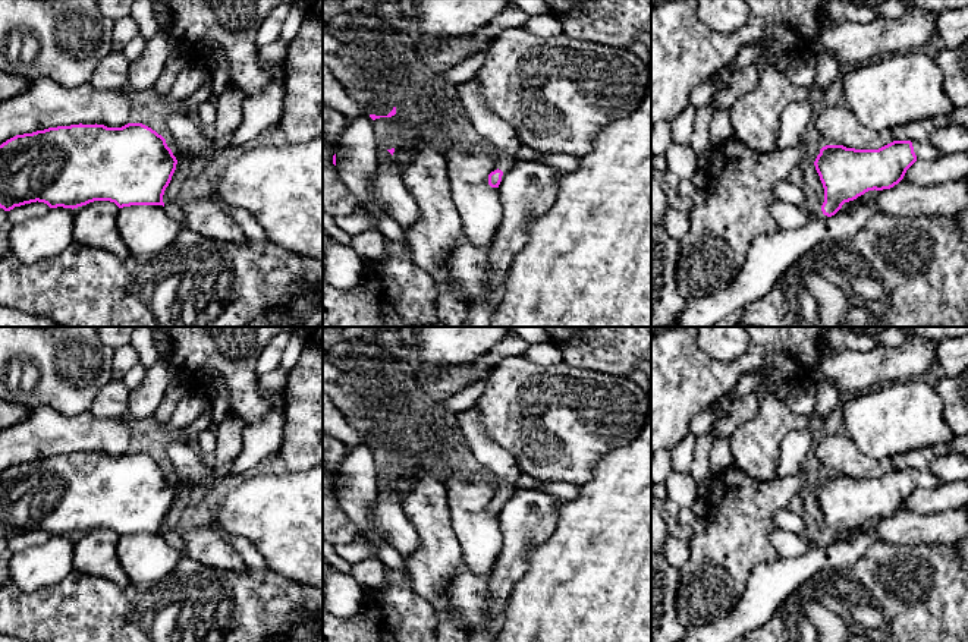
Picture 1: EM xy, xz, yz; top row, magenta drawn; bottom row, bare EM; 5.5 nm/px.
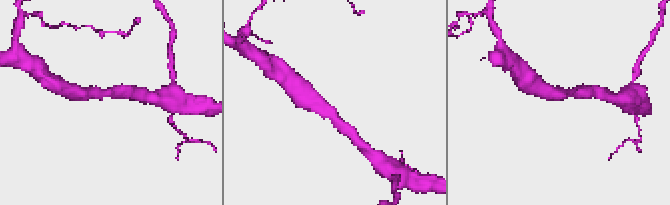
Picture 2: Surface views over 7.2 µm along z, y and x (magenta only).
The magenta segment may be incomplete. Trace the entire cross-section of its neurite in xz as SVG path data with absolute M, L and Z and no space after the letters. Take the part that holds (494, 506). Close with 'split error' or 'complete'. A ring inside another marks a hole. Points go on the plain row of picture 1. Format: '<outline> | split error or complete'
M469 407L455 416L477 462L487 468L499 479L499 497L488 503L488 513L499 516L502 504L518 488L518 478L522 473L516 459L496 444L480 425L478 407Z | split error

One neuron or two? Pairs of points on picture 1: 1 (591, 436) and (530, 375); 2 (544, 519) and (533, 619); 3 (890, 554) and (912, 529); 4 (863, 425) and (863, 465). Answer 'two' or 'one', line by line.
1: one
2: two
3: two
4: two

